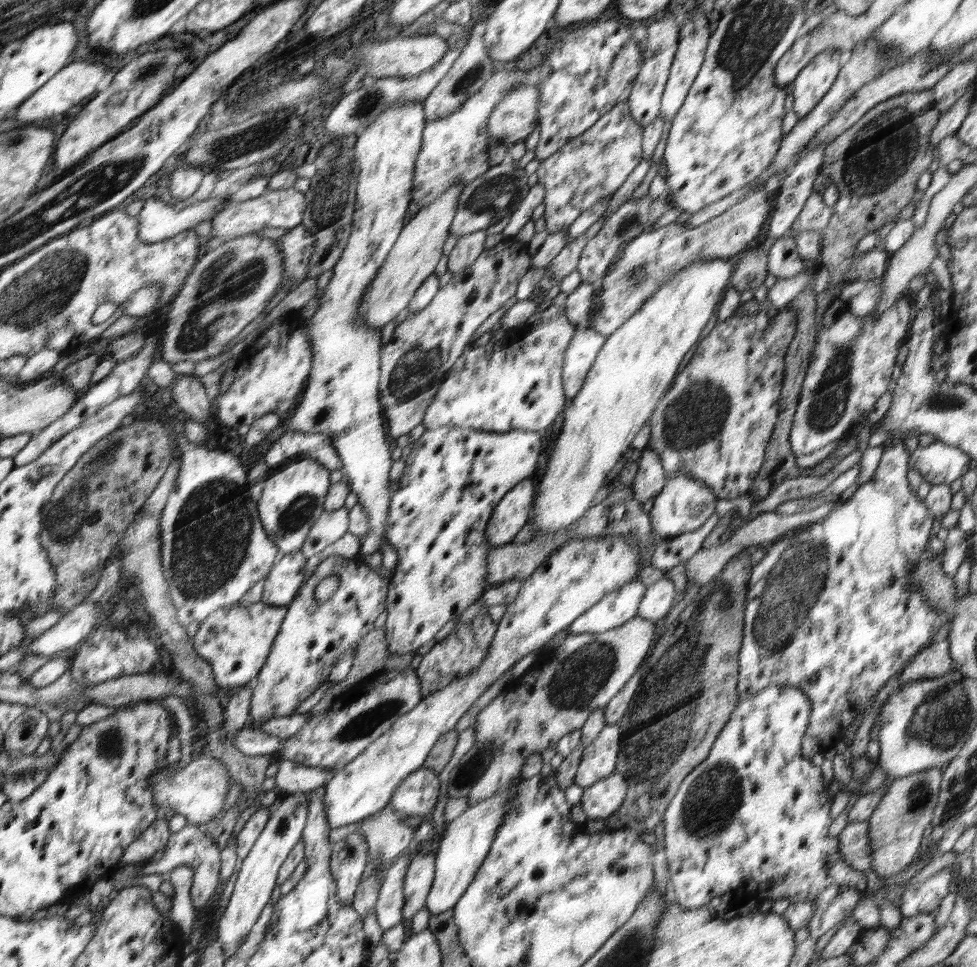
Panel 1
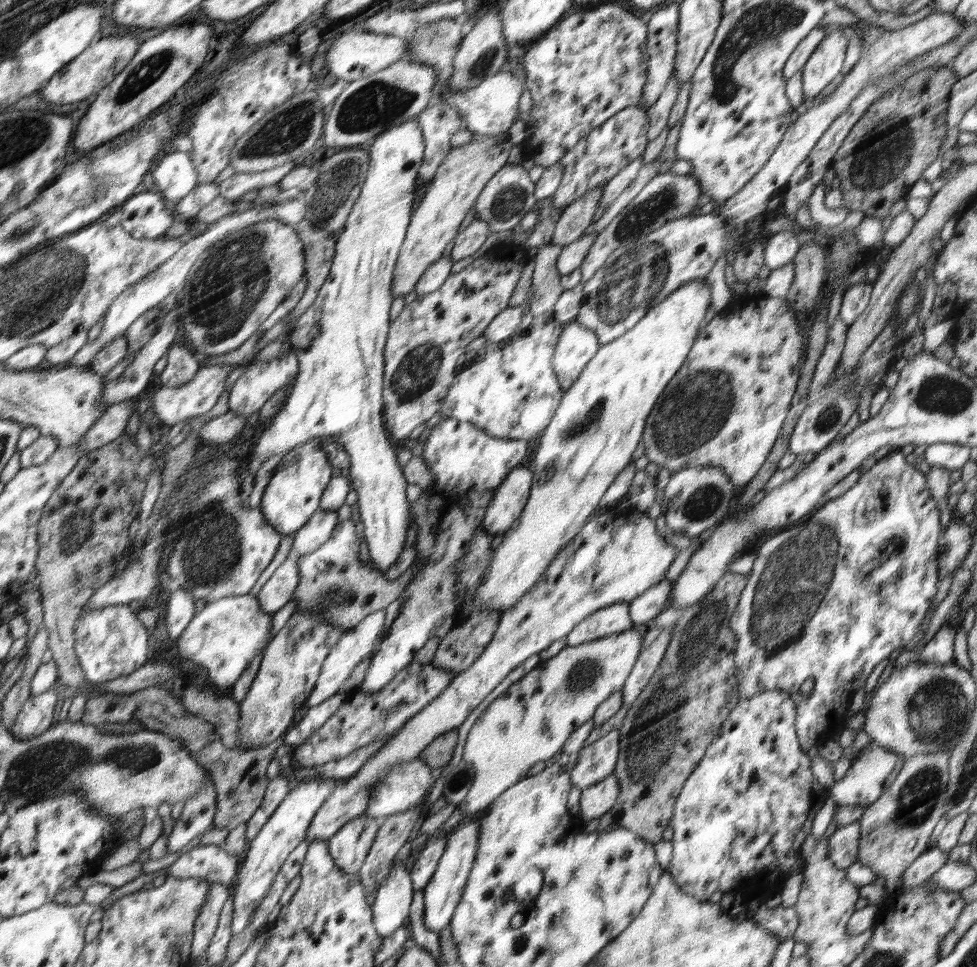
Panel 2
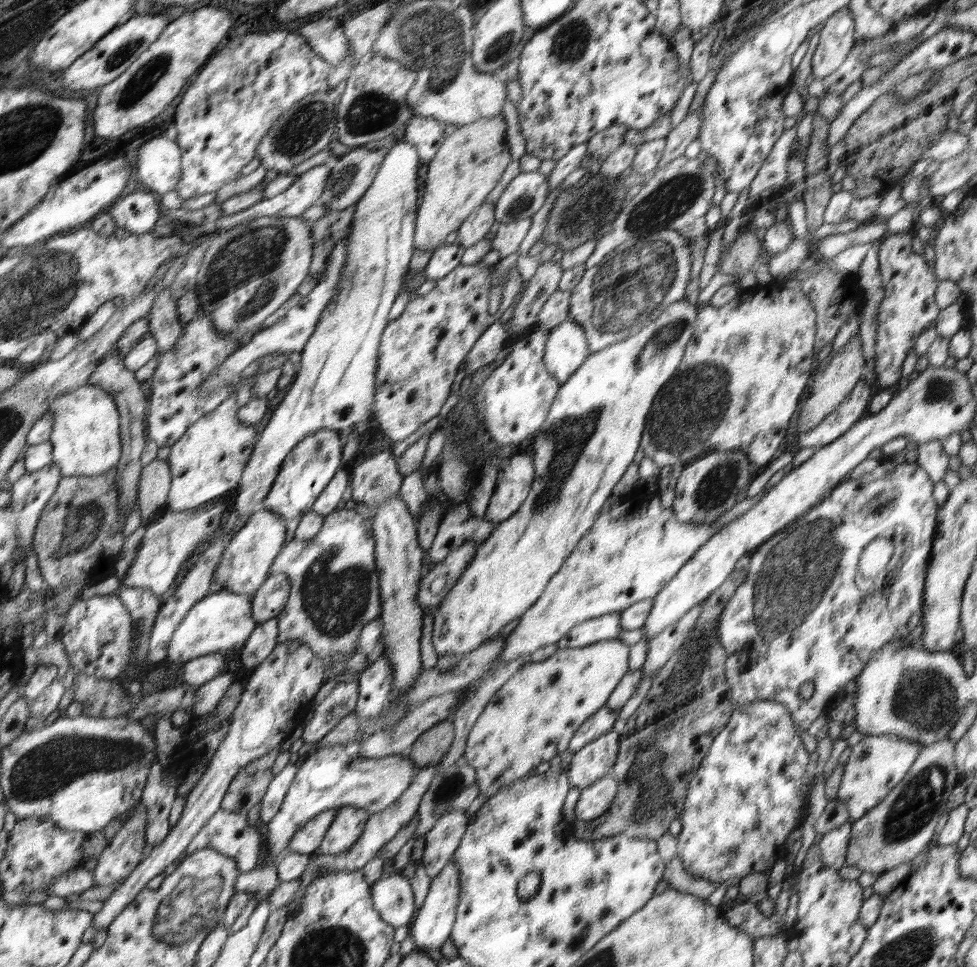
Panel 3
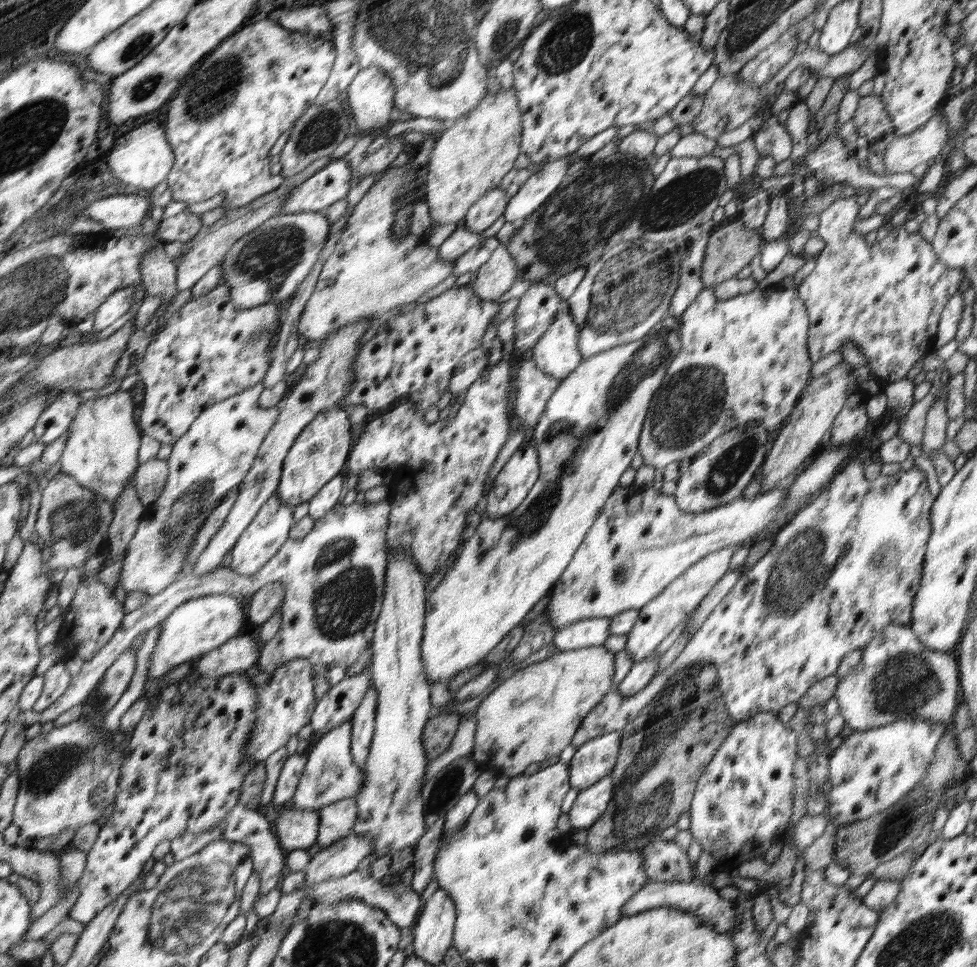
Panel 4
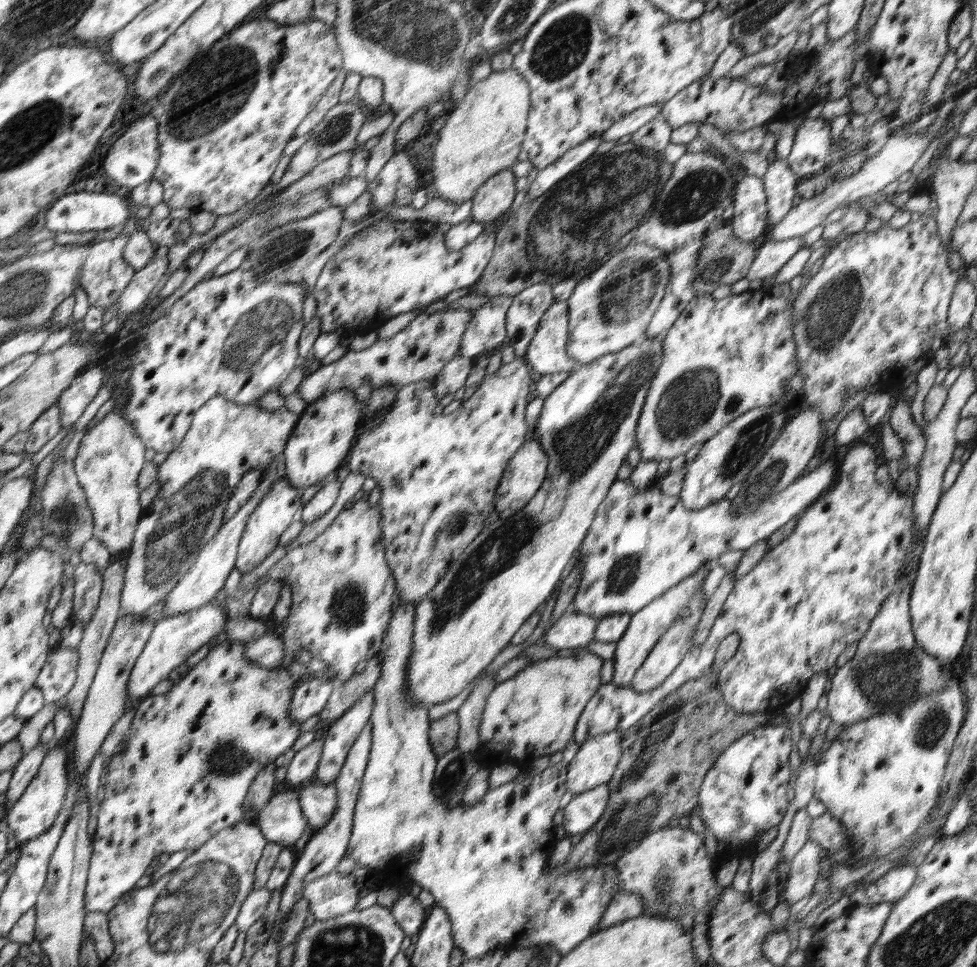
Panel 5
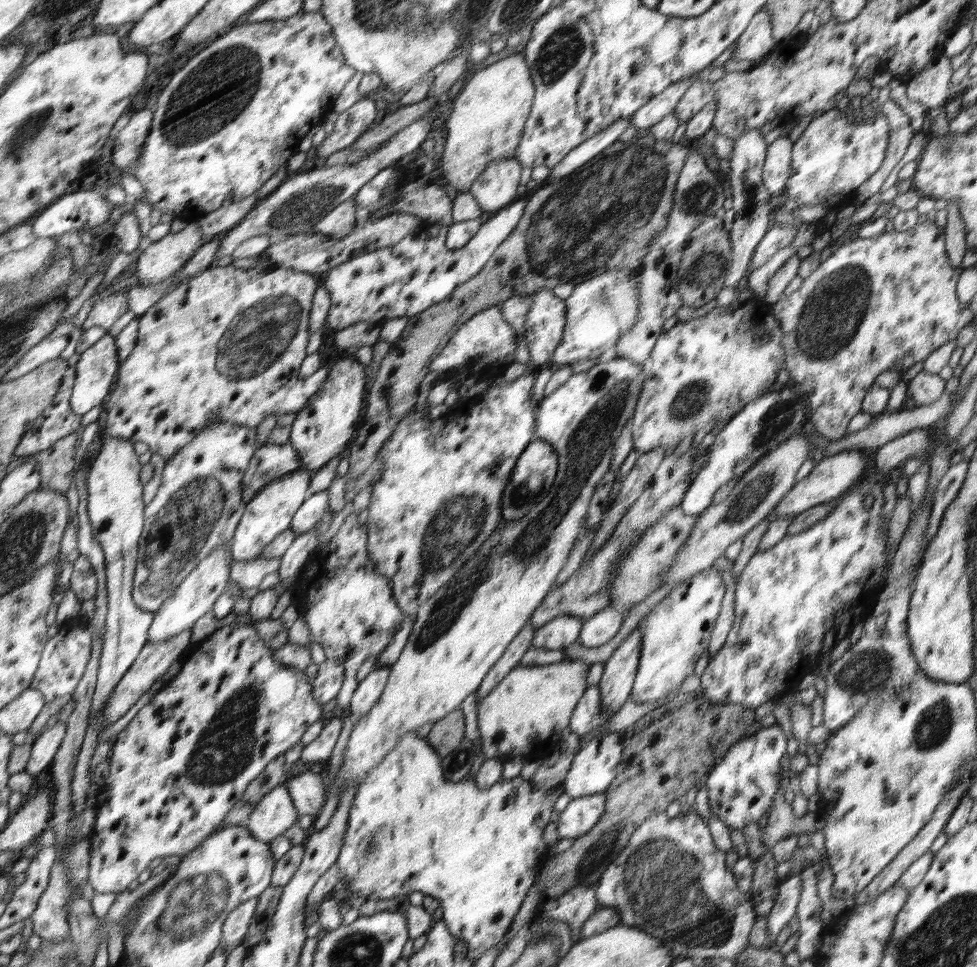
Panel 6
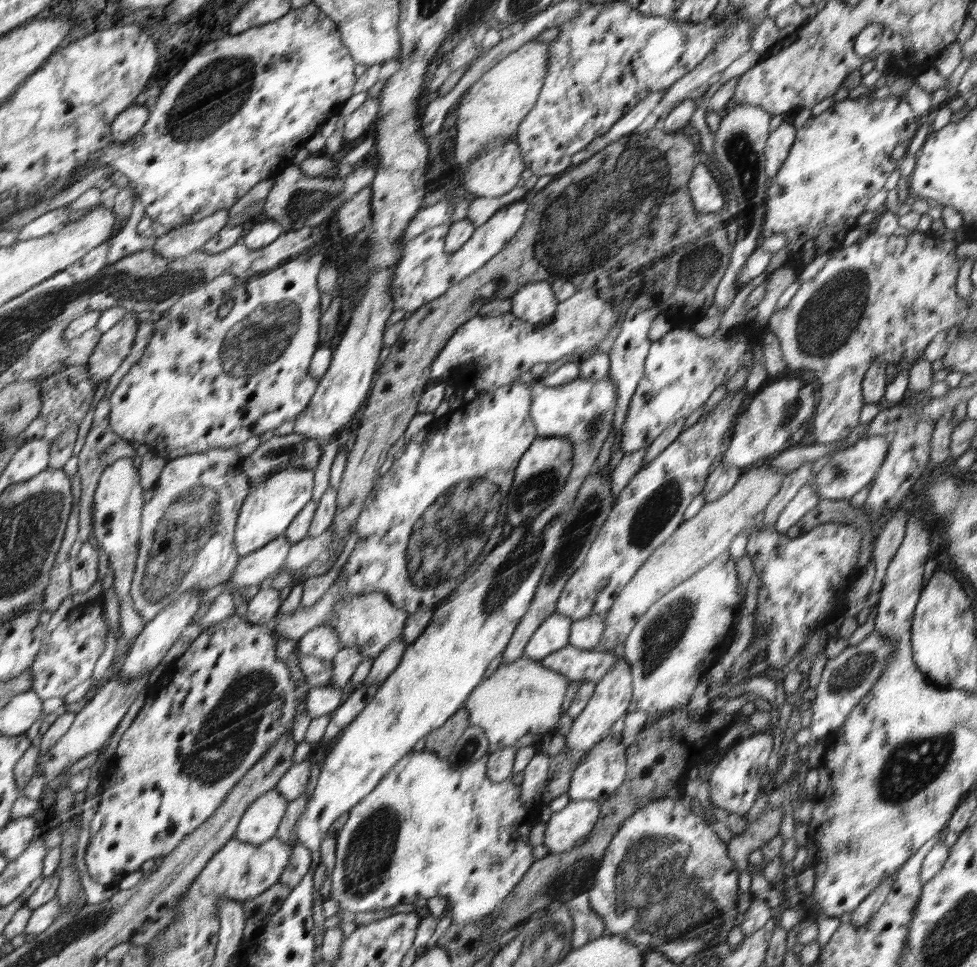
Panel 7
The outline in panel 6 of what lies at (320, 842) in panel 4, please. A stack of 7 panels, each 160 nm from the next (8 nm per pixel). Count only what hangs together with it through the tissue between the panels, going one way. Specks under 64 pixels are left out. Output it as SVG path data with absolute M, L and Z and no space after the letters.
M304 772L304 774L292 776L286 782L285 787L289 790L293 803L302 816L320 814L327 796L326 784L323 784L323 780L318 774Z

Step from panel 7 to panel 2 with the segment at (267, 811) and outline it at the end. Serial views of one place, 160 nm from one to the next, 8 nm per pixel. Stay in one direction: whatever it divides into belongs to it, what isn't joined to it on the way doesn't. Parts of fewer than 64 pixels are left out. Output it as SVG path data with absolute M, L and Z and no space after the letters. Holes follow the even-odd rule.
M608 514L589 520L580 532L560 549L556 558L546 567L520 602L512 610L501 613L501 622L485 652L465 671L457 674L452 684L430 703L426 712L418 713L402 732L392 738L376 756L364 762L358 772L340 784L325 800L308 827L305 843L328 841L346 823L365 815L369 808L374 783L396 765L413 762L438 736L460 726L476 708L526 658L548 648L548 644L564 638L582 620L616 603L629 603L660 583L678 550L664 542L654 530L654 520L632 514L632 520L618 532L608 530ZM634 520L634 524L632 524Z

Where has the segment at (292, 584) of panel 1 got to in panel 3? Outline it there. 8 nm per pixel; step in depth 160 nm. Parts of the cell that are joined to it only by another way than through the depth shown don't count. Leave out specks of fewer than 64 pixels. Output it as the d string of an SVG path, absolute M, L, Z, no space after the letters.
M286 573L269 575L253 596L253 619L259 623L277 618L287 603L291 591Z

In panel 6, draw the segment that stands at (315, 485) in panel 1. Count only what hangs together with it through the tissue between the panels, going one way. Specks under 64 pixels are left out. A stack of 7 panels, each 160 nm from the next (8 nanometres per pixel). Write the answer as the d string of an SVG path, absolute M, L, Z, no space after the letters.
M347 350L350 357L340 355L336 362L332 362L329 379L308 400L306 406L296 413L289 442L299 456L301 469L320 471L326 463L338 457L354 434L354 424L362 410L366 378L364 366L351 357L352 350Z

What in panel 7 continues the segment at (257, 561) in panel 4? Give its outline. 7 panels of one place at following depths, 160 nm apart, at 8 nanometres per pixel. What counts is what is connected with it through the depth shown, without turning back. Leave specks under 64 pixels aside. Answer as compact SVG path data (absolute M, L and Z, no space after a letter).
M304 467L286 468L254 486L237 518L235 543L240 556L249 555L272 542L277 536L284 535L289 524L312 500L312 488L314 472Z

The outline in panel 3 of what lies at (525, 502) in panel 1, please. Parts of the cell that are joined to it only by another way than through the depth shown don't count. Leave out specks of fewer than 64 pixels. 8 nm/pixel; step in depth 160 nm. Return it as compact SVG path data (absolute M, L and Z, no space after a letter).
M513 456L500 470L495 491L490 497L484 518L495 525L515 515L532 490L536 468L530 456Z

